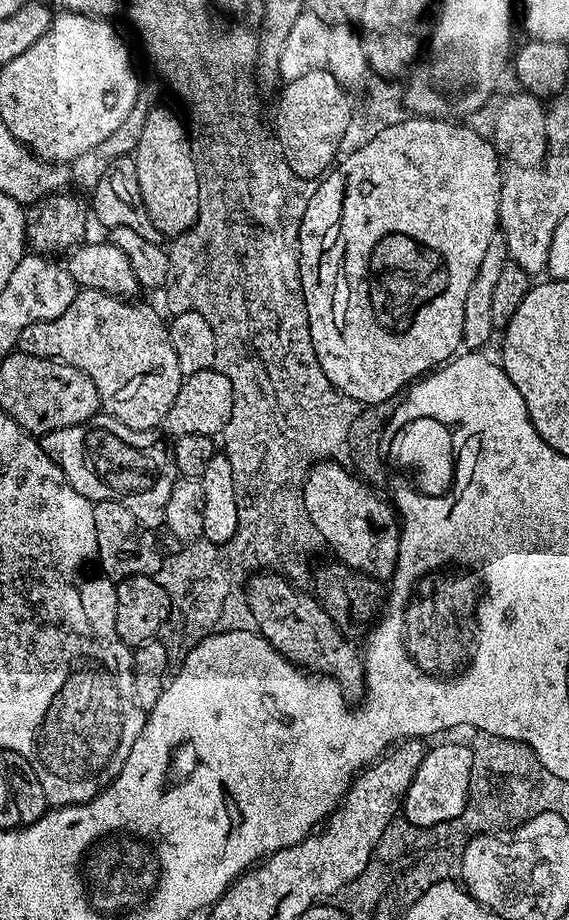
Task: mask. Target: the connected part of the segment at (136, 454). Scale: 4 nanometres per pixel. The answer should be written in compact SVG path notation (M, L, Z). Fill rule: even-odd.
M111 418L105 421L105 424L89 422L47 432L45 436L39 437L42 450L46 450L46 454L59 466L62 474L66 474L66 482L70 482L70 486L74 486L78 494L93 502L109 500L121 503L134 514L141 527L149 530L156 530L156 527L159 529L164 522L166 502L170 502L170 490L174 490L174 482L178 479L171 451L155 431L136 432Z

